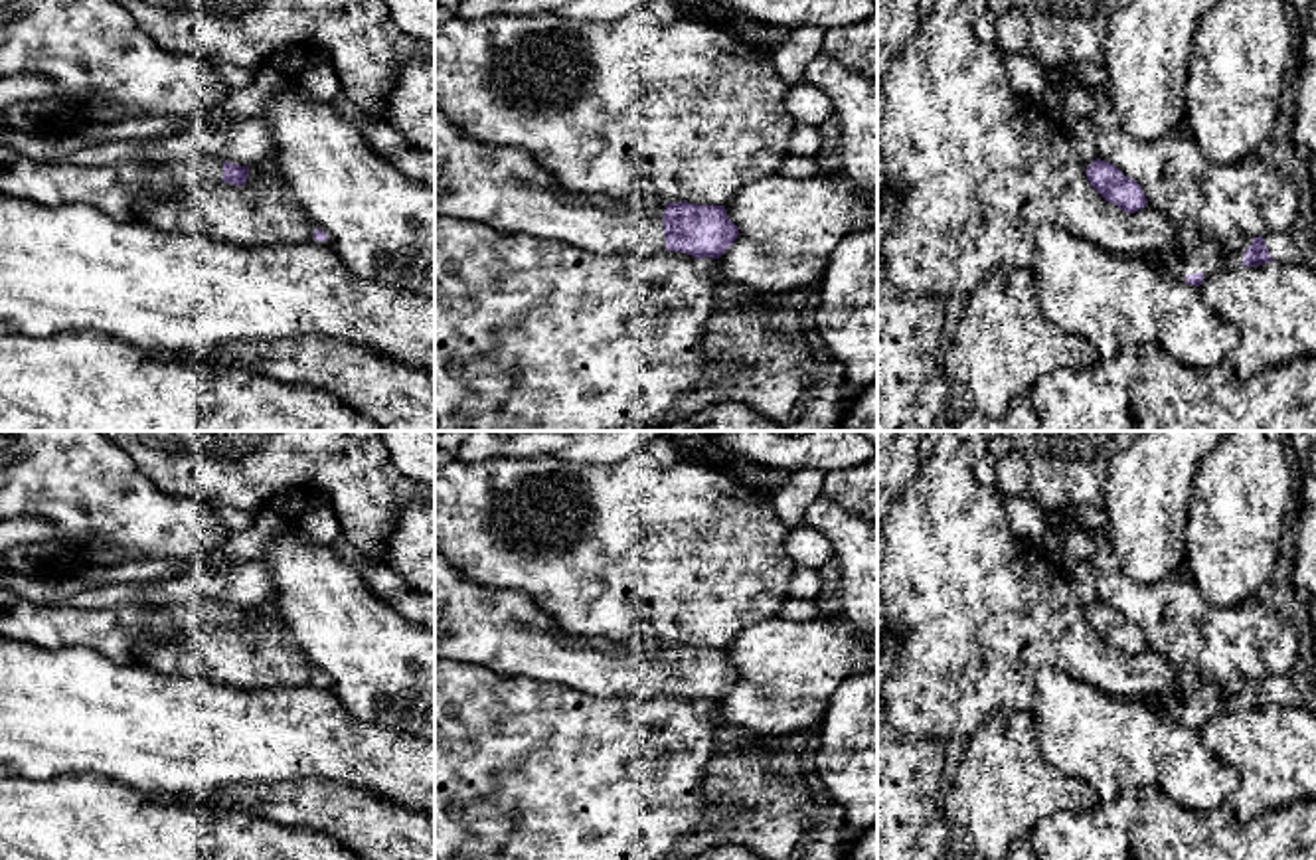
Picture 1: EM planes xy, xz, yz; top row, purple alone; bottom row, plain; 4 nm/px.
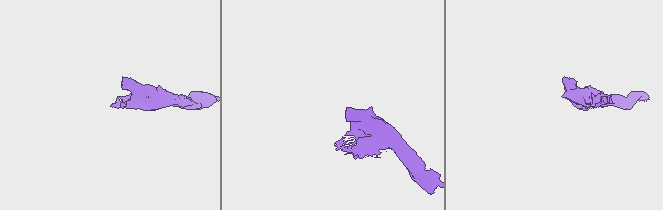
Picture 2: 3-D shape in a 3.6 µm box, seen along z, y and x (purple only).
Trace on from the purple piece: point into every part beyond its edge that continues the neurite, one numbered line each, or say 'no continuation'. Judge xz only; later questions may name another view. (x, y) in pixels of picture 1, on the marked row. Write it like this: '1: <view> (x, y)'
1: xz (500, 186)

